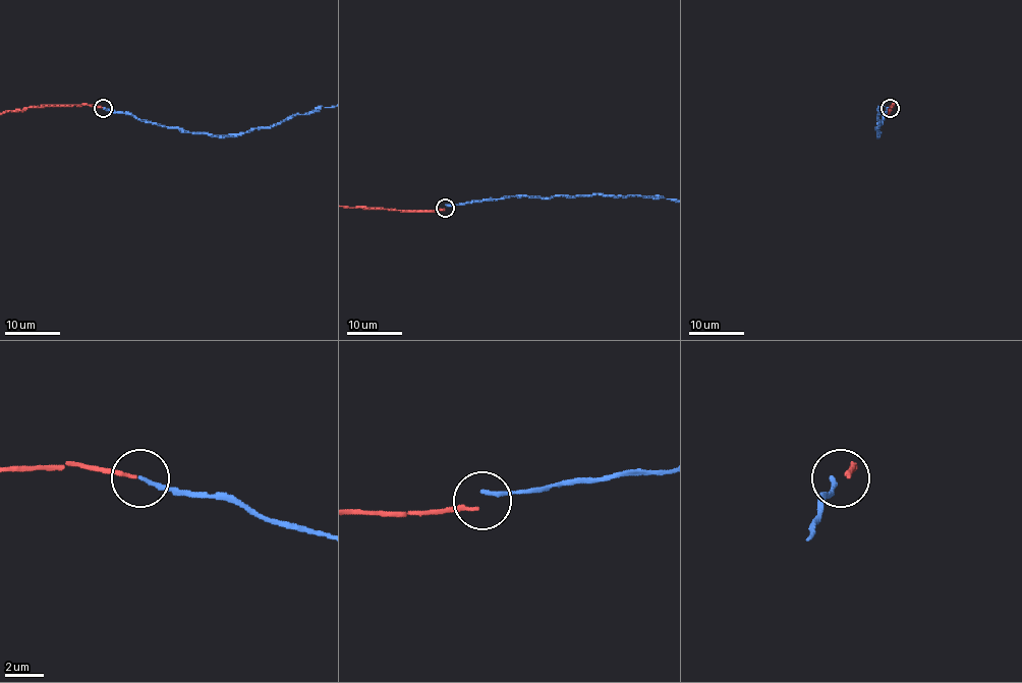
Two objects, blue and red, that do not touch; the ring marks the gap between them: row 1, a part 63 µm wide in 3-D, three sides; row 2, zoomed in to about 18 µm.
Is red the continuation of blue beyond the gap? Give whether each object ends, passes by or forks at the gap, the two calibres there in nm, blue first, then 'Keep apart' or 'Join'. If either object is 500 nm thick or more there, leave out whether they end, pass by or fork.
At the ring blue ends. At the ring red ends. Thickness 260 nm (blue) against 190 nm. Keep apart

